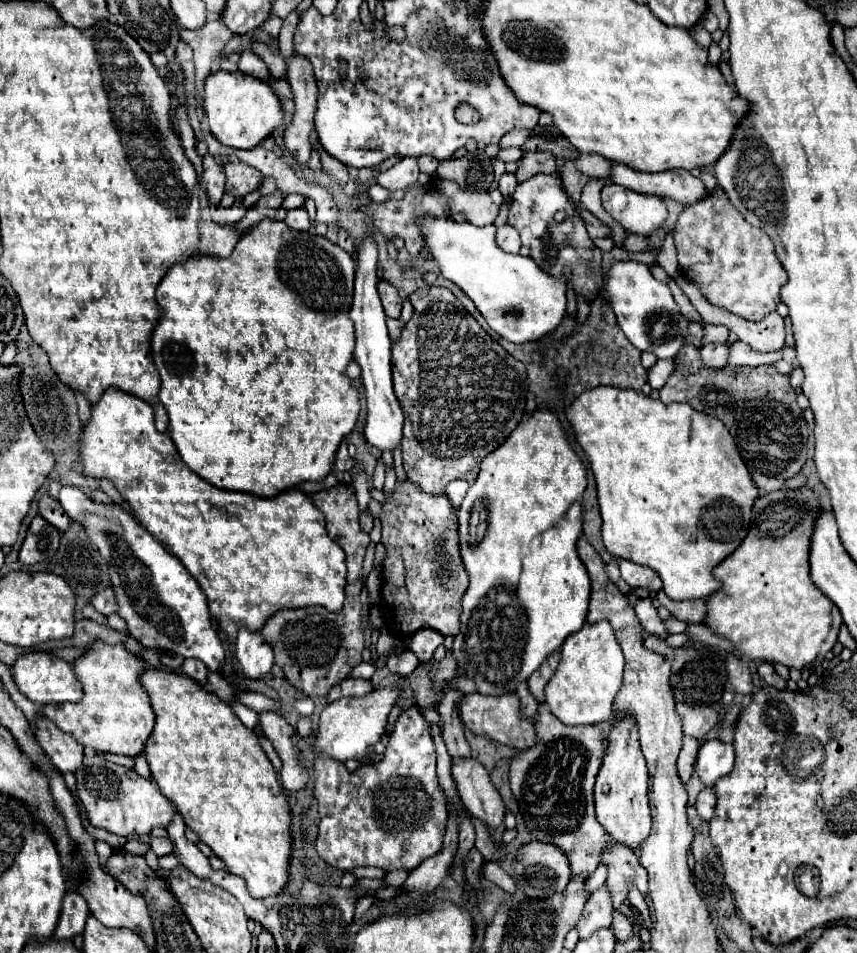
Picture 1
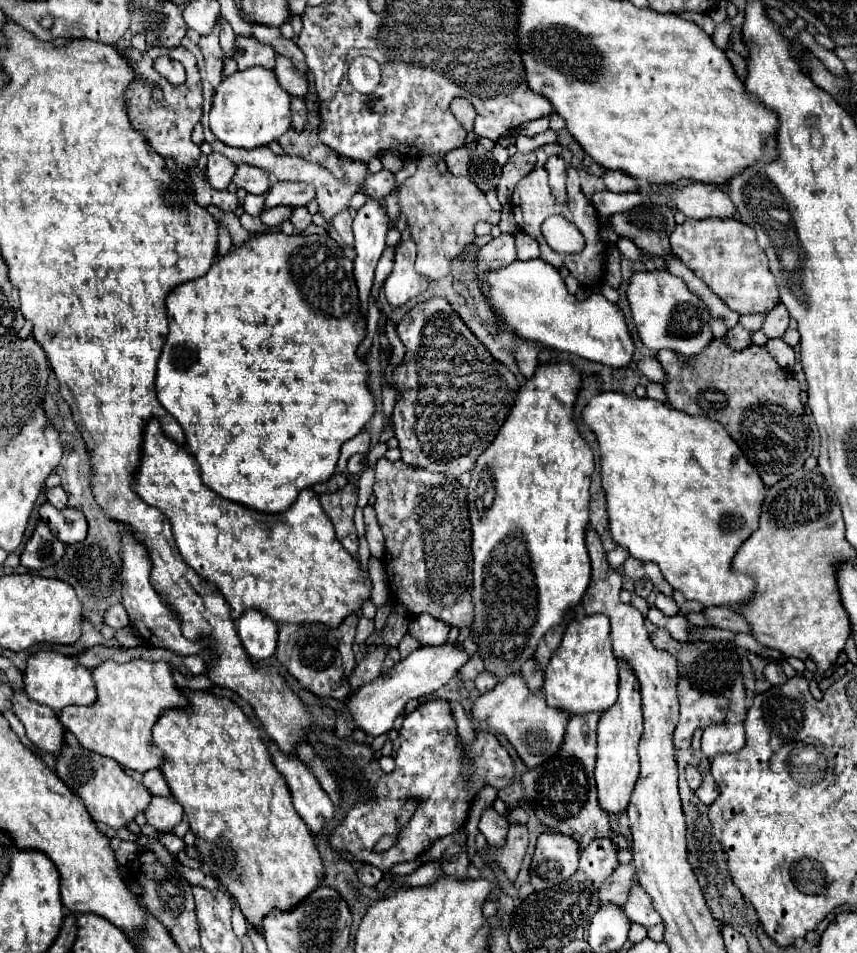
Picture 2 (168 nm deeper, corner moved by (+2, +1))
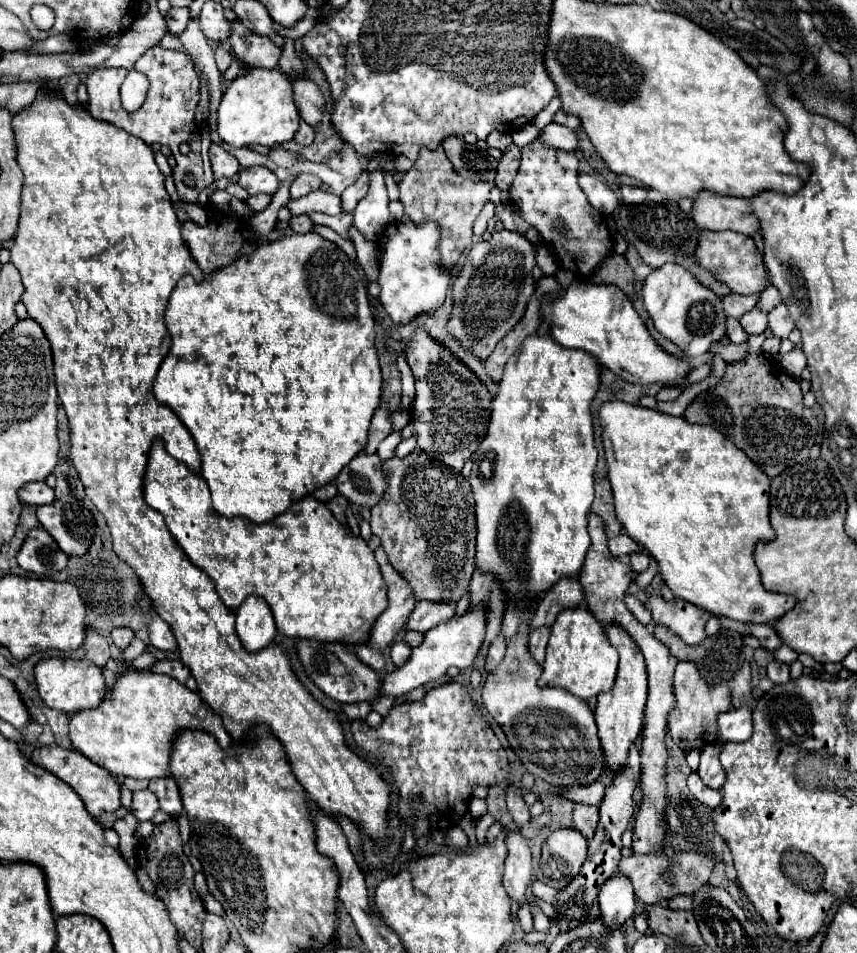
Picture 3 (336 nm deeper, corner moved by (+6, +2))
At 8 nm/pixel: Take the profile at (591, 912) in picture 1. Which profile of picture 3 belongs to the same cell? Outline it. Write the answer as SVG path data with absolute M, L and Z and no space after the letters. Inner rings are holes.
M673 849L673 851L663 851L659 853L651 853L651 855L631 855L631 857L623 857L619 861L619 873L627 875L635 887L635 895L645 901L647 905L657 903L659 899L671 899L675 895L691 895L695 893L701 885L707 883L709 875L713 873L715 867L715 859L711 855L703 855L697 851L681 851L681 849Z

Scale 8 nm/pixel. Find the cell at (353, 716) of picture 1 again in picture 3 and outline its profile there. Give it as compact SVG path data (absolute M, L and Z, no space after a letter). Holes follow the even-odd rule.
M483 605L471 607L463 615L451 617L447 623L439 623L439 627L433 627L431 631L425 633L425 641L417 649L413 649L409 661L403 667L385 675L381 683L381 695L397 699L421 685L429 685L431 681L443 677L449 667L457 669L471 667L485 639L485 627L487 627L487 611Z

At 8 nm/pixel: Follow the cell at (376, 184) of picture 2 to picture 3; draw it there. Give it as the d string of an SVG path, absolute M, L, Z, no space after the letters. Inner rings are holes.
M361 173L361 177L357 179L357 183L353 183L351 187L347 187L341 195L341 201L343 201L343 211L345 213L351 213L355 209L355 205L367 195L367 189L369 189L369 173Z

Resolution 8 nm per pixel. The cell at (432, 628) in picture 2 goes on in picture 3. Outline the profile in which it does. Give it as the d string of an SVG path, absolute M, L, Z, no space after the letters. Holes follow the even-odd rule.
M419 601L413 613L409 615L409 629L427 633L431 627L439 625L441 621L447 621L455 615L455 603L427 603Z

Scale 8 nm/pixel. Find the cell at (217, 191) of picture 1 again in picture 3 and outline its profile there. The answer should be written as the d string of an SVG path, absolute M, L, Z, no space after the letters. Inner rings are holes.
M211 143L209 159L211 159L211 165L213 165L215 177L231 177L231 175L239 173L239 161L231 153L227 153L221 145Z

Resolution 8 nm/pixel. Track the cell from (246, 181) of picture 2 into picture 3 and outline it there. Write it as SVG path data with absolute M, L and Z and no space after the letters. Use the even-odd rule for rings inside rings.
M249 167L239 173L239 185L249 195L259 195L259 193L273 195L279 187L279 179L275 177L273 171L265 169L265 167Z

